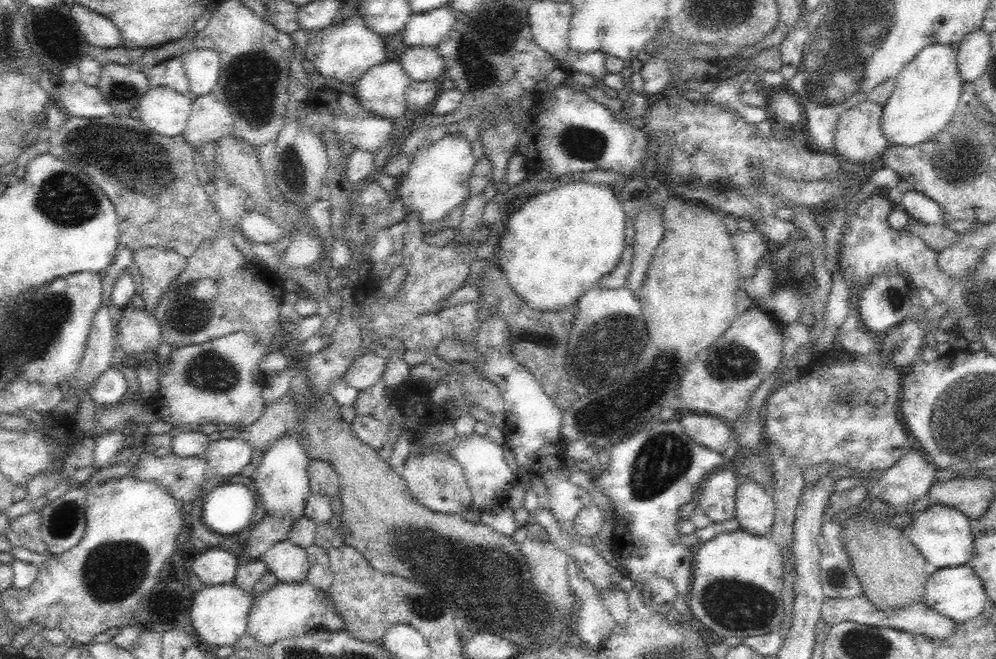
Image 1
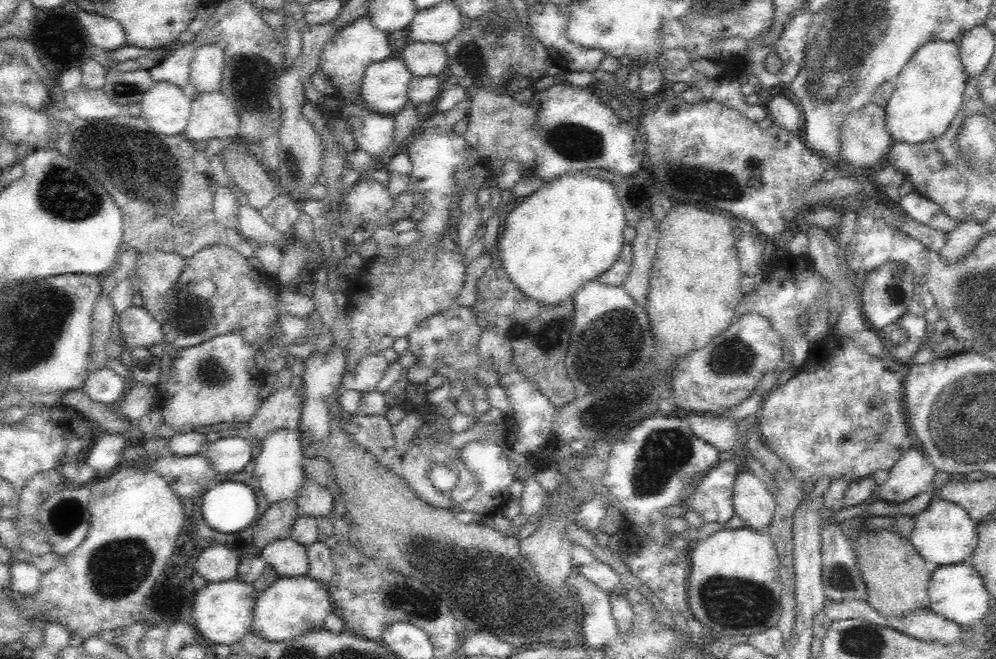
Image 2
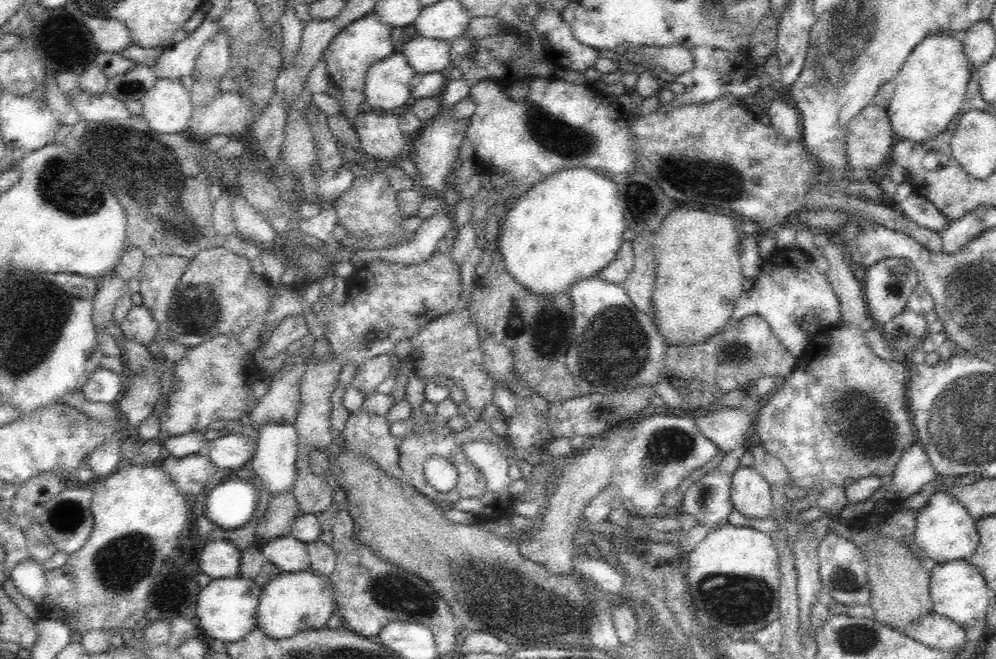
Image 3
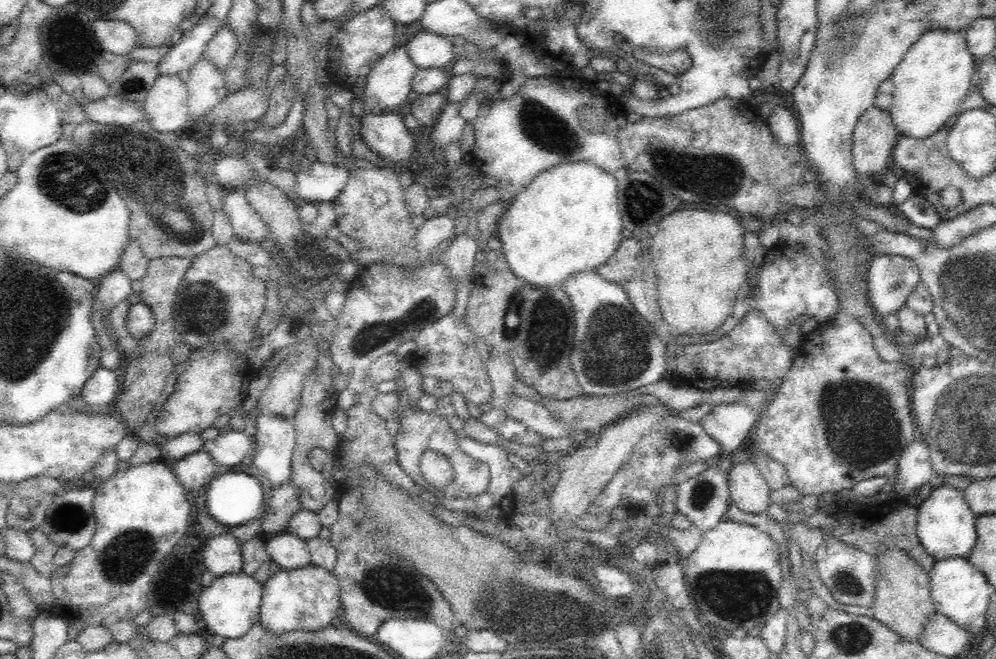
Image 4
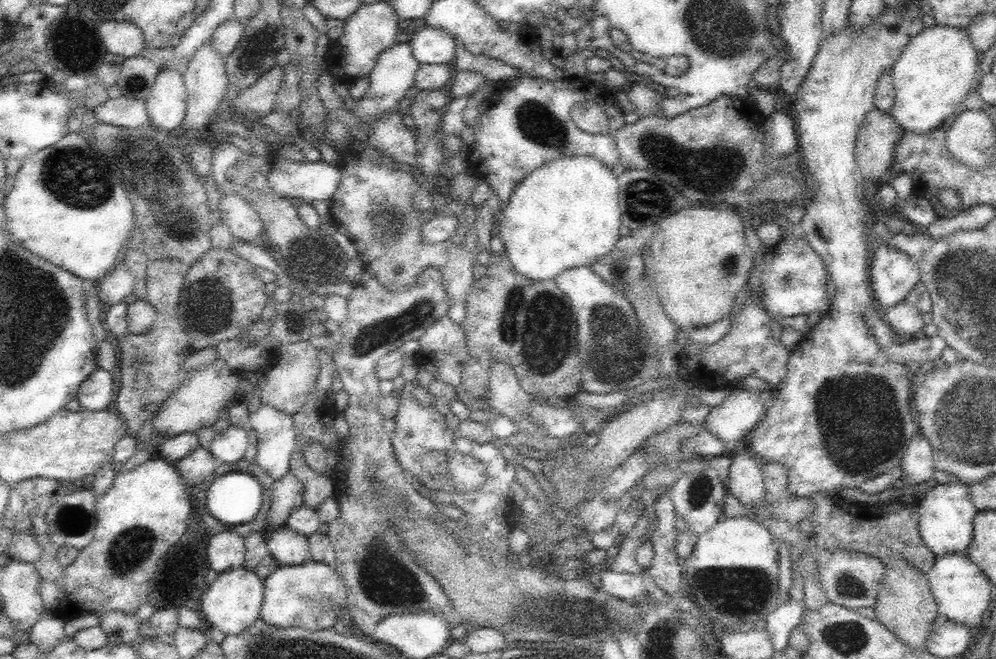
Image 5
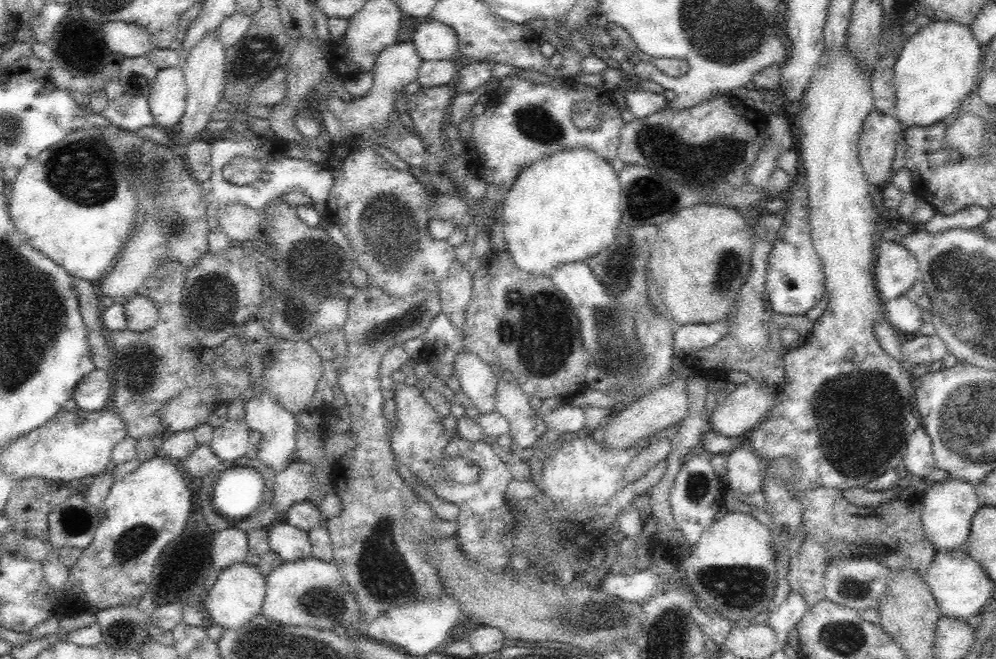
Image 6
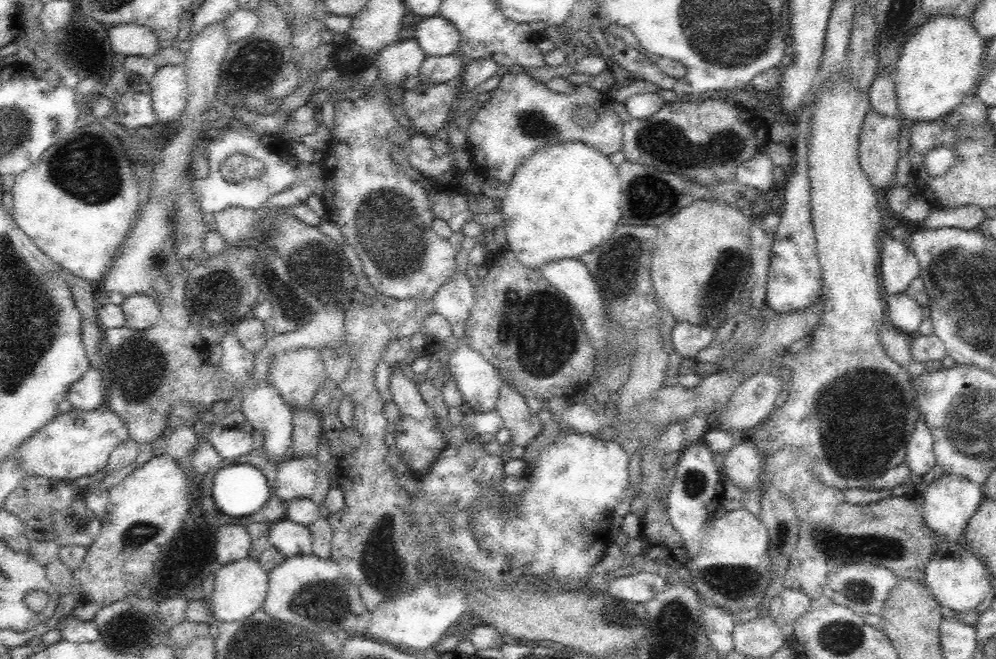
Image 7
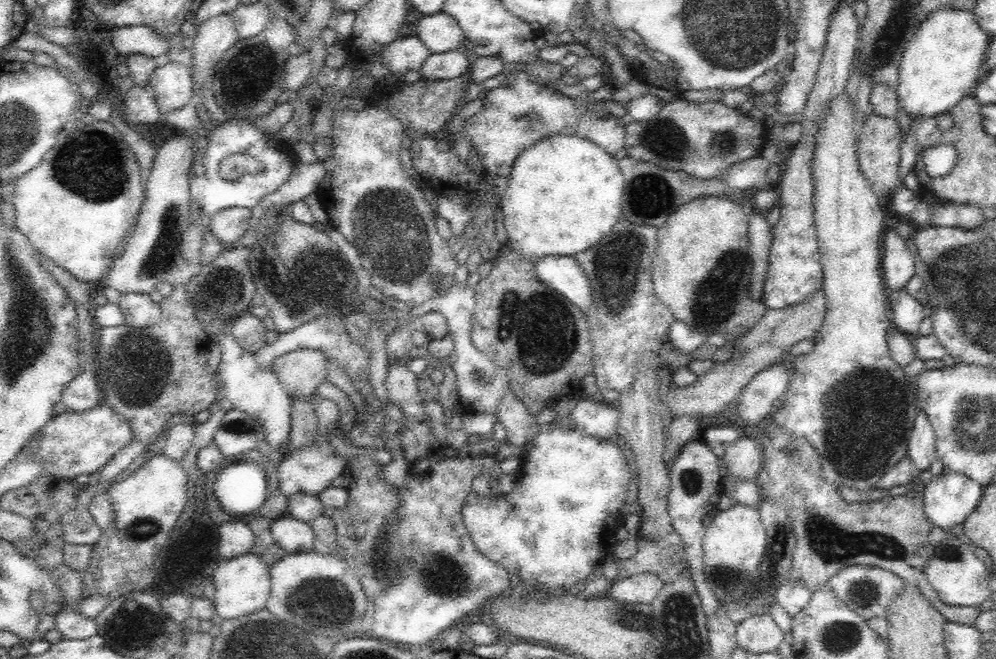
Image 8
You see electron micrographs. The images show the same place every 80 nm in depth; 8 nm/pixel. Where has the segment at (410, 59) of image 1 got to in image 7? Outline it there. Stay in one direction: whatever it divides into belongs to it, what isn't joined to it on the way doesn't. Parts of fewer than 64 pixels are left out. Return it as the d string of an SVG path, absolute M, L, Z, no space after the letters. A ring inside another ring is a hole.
M434 15L419 22L414 30L414 39L428 56L446 56L457 53L460 33L446 18Z

